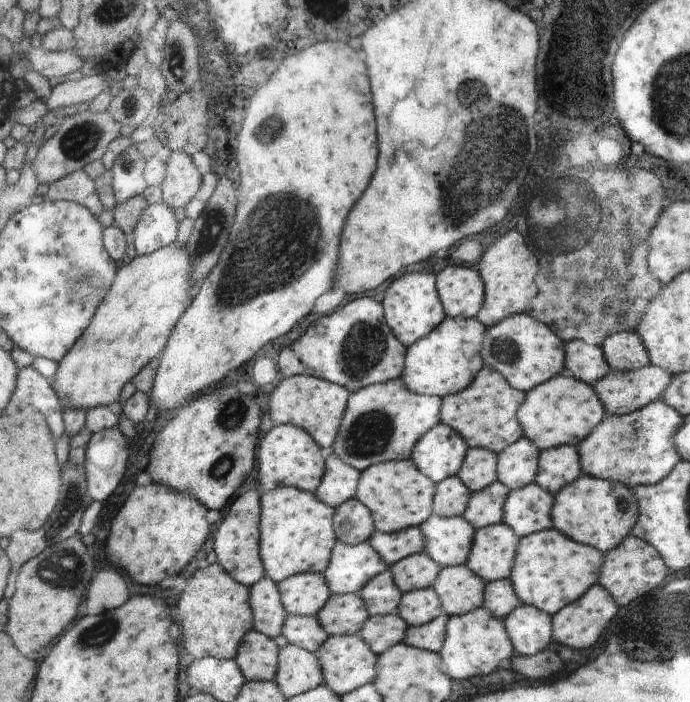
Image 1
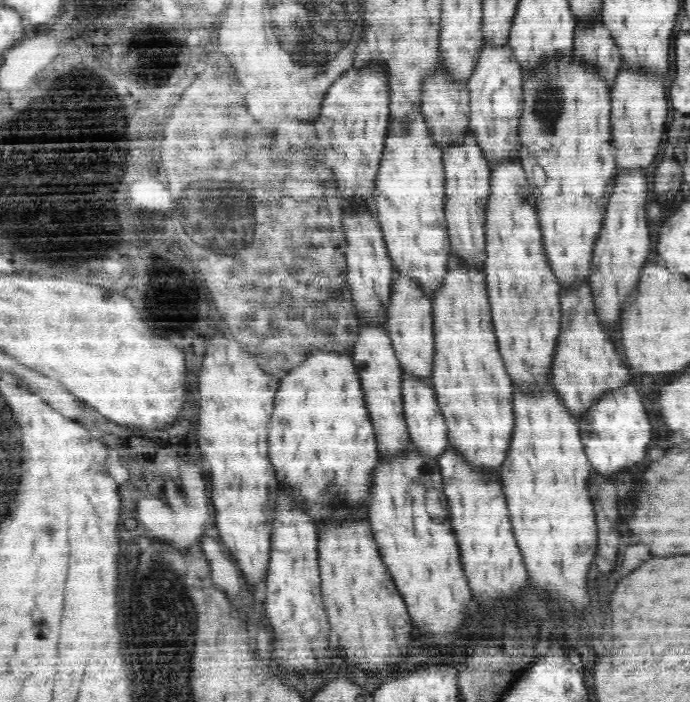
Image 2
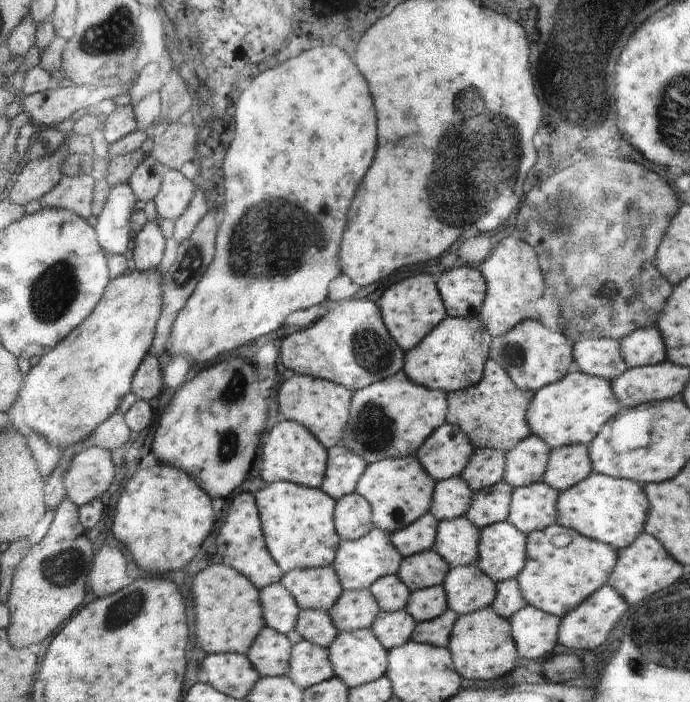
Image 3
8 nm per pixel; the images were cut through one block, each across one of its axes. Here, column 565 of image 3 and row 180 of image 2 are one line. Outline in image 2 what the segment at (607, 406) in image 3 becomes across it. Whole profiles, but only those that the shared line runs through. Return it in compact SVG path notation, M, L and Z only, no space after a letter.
M422 115L407 128L394 125L386 136L374 186L374 212L391 264L398 276L414 280L430 299L444 282L451 252L445 217L443 153L443 149L435 145Z

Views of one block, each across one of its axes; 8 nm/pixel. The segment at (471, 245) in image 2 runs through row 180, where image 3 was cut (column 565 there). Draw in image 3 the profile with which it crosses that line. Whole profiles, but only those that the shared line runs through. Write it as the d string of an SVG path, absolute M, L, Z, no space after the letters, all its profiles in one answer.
M568 445L551 449L550 462L543 481L559 492L578 485L594 472L589 448L584 445Z

